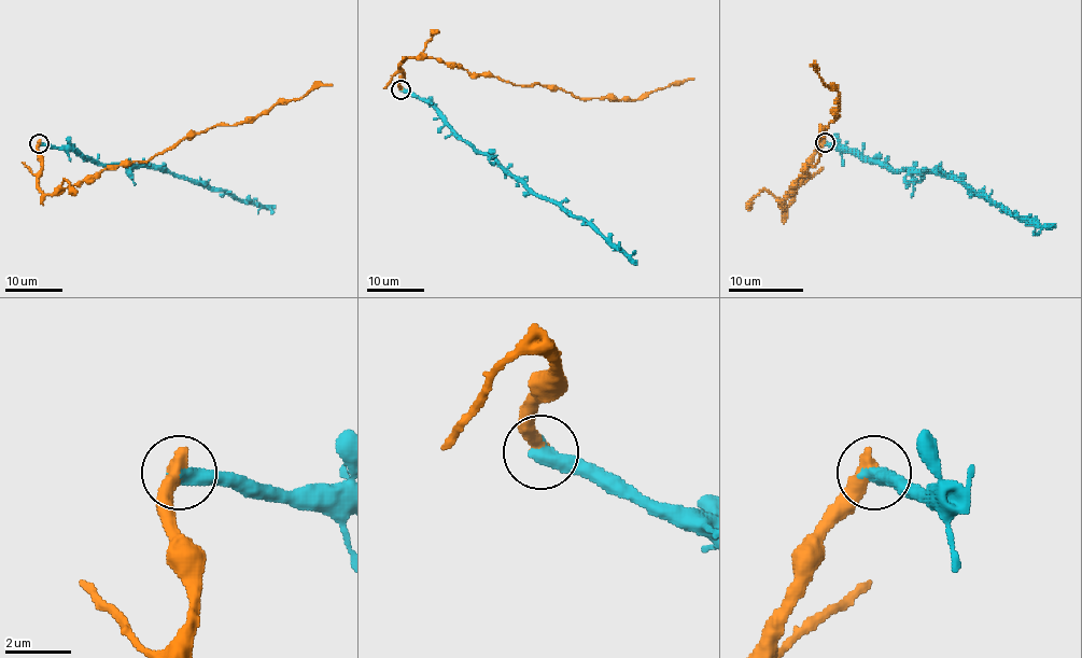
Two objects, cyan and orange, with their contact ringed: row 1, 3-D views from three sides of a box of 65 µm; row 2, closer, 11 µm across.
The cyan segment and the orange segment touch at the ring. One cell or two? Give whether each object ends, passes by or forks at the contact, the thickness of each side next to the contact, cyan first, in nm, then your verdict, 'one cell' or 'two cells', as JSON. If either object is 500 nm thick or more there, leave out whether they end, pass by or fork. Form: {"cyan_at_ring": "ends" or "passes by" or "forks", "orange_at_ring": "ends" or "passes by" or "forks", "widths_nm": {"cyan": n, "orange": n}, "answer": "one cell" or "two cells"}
{"widths_nm": {"cyan": 500, "orange": 500}, "answer": "two cells"}

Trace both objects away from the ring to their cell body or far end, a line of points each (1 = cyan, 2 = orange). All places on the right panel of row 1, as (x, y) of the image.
1: (825, 143), (858, 151), (890, 169), (944, 171), (1020, 218), (1035, 220), (1040, 225), (1055, 223)
2: (825, 143), (792, 201), (782, 208), (791, 186), (819, 159), (817, 143), (835, 118), (835, 90), (810, 64)

